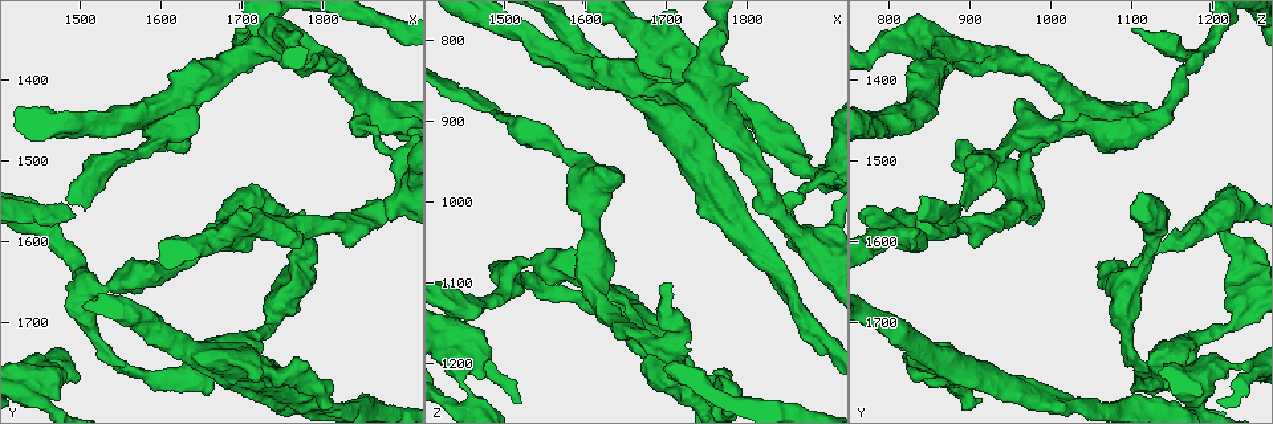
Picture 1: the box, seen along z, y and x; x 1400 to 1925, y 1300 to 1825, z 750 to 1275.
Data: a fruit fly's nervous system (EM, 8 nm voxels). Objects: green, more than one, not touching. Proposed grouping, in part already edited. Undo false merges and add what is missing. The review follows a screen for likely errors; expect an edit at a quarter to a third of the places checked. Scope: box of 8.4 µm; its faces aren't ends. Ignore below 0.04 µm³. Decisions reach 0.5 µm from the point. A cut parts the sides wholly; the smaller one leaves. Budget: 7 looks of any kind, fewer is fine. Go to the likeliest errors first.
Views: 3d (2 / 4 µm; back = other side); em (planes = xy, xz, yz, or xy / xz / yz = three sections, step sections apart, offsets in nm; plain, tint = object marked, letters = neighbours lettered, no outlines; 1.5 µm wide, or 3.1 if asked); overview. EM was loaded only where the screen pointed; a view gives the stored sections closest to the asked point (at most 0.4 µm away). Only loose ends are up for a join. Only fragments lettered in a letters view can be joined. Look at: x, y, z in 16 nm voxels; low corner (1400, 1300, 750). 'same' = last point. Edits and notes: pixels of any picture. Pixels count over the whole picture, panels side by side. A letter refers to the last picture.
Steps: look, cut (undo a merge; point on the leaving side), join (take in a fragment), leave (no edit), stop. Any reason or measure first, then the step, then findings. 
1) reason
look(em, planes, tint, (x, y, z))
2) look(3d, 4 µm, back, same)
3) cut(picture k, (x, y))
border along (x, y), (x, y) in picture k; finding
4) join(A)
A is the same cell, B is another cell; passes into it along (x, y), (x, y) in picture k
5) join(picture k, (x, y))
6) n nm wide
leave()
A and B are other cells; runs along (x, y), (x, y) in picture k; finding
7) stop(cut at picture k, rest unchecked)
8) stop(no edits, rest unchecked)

branch stops here
look(3d, 4 µm, back, (1775, 1560, 1215))

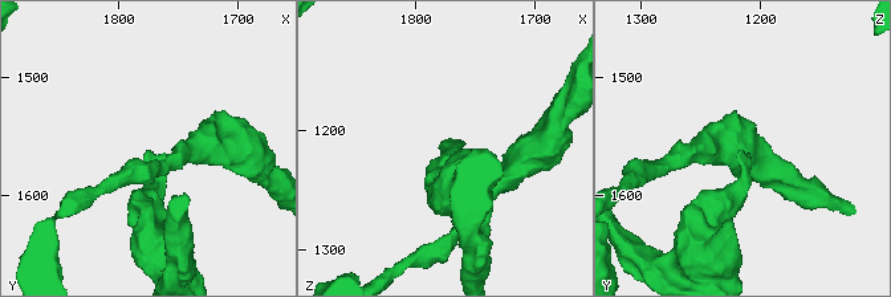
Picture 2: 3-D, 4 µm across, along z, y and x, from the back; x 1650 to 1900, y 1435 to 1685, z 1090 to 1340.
look(em, planes, letters, (1774, 1562, 1216))

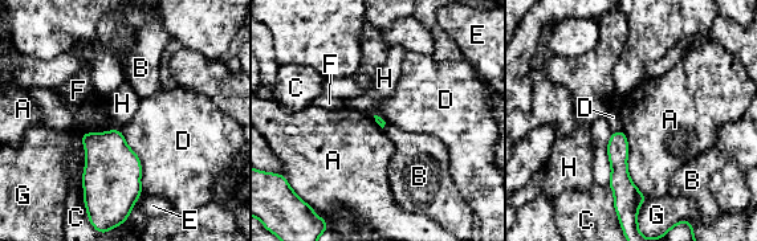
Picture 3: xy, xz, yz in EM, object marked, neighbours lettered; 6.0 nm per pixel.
leave()
A, B, C, D, E, F, G and H are other cells; border along (622, 130), (627, 174), (647, 196) in picture 3; none of them fits

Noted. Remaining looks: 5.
free end
look(3d, 4 µm, (1700, 1340, 1100))

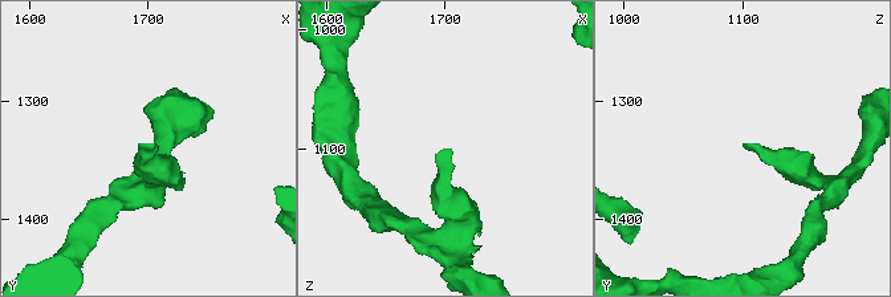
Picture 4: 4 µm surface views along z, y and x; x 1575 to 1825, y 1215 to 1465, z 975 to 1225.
now the EM
look(em, planes, letters, (1704, 1336, 1102))

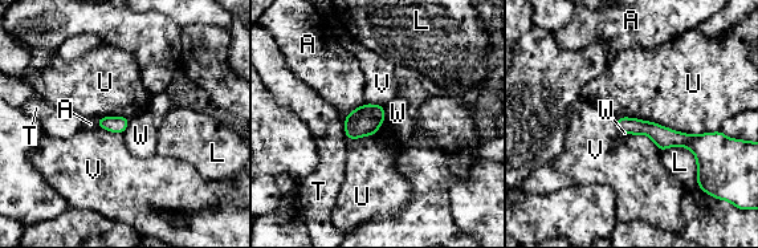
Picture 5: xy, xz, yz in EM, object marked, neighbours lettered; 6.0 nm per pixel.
U touches over 600 nm
leave()
A, L, T, U, V and W are other cells; border along (616, 117), (713, 133) in picture 5; no lettered fragment goes on from it

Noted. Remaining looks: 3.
abrupt turn
look(3d, 4 µm, (1460, 1750, 1240))

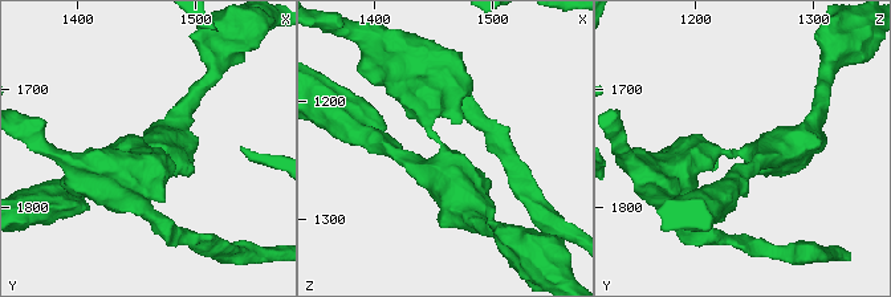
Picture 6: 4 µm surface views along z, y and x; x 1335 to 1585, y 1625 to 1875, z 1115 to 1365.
3 arms; arms of 220, 360, 500 nm; need the tissue
look(em, planes, letters, (1454, 1754, 1240))

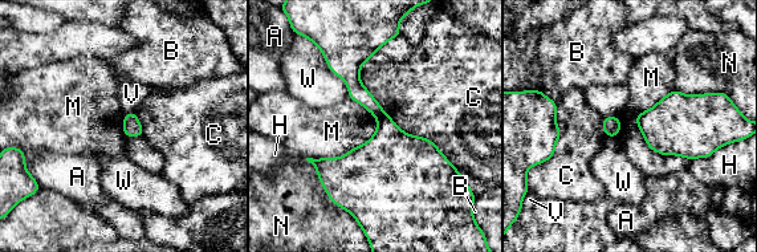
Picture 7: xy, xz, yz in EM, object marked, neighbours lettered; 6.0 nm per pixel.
110 nm wide
cut(picture 7, (391, 155))
A, B, C, H, M, N, V and W are other cells; border along (386, 114), (377, 120) in picture 7; a second neuron is stuck on

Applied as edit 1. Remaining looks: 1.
stop(cut at picture 7, rest unchecked)

